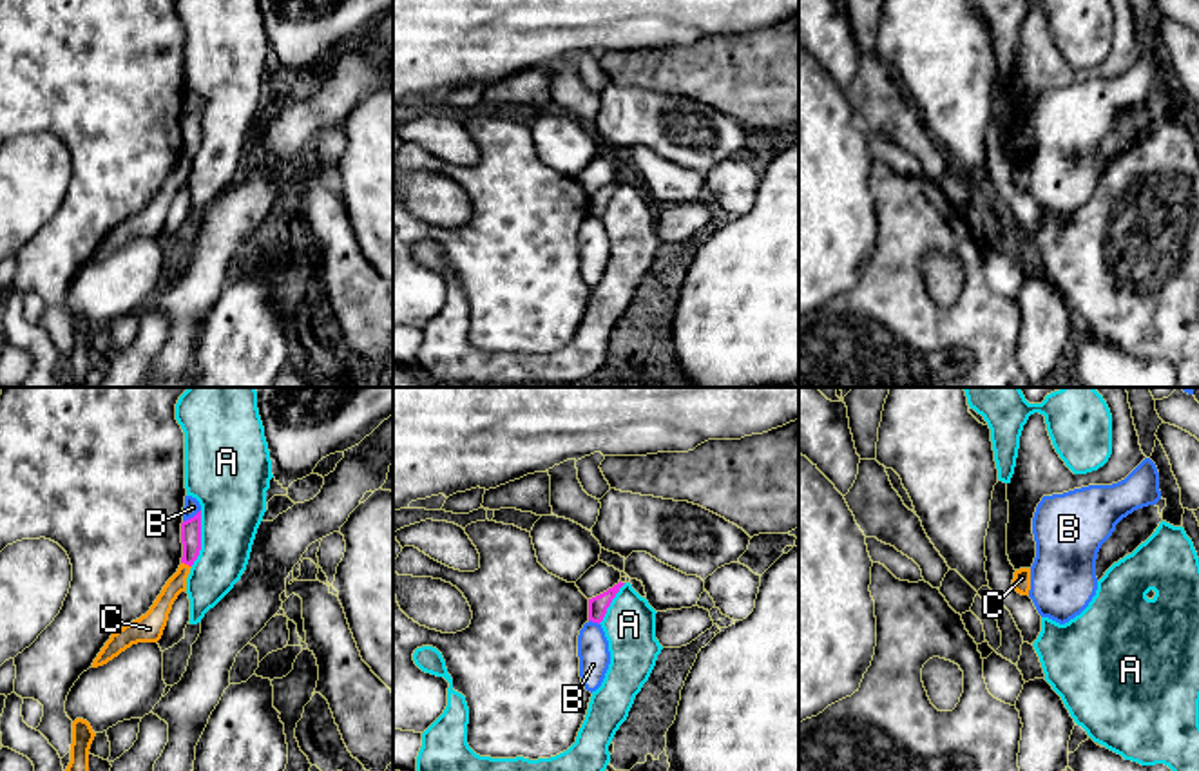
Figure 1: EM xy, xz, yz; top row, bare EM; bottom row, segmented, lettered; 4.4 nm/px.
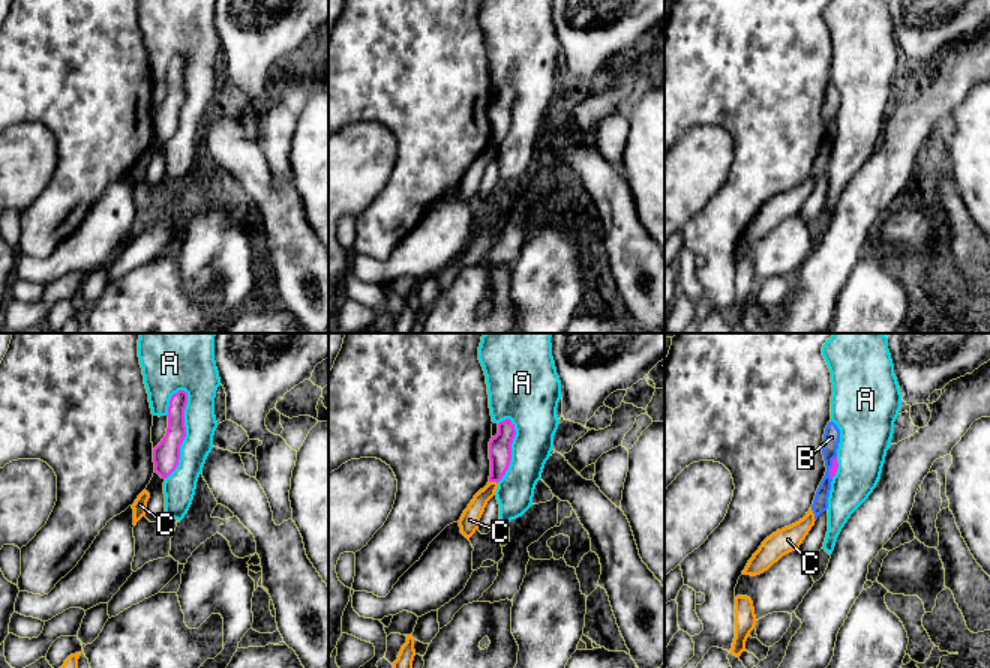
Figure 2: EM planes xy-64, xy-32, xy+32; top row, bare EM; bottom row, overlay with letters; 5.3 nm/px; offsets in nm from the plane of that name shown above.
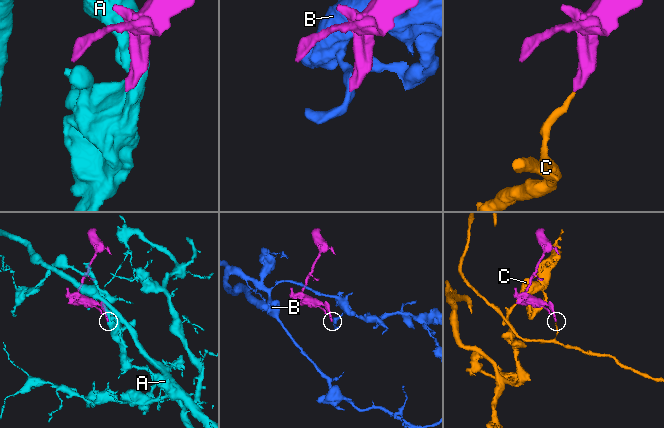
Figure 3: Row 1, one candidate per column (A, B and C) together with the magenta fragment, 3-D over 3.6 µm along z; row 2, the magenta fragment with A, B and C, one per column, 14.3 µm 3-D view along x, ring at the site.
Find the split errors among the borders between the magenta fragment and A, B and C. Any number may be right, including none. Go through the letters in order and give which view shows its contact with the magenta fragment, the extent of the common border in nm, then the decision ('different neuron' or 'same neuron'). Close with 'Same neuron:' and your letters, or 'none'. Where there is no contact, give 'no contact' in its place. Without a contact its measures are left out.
A: contact in xy; length 260 nm; different neuron
B: contact in xy; length 100 nm; different neuron
C: contact in xy; length 50 nm; different neuron
Same neuron: none

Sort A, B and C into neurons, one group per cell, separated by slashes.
A / B / C

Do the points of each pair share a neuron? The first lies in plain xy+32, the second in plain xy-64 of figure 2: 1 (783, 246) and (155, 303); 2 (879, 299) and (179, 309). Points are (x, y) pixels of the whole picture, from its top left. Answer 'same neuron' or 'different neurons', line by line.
1: different neurons
2: different neurons

